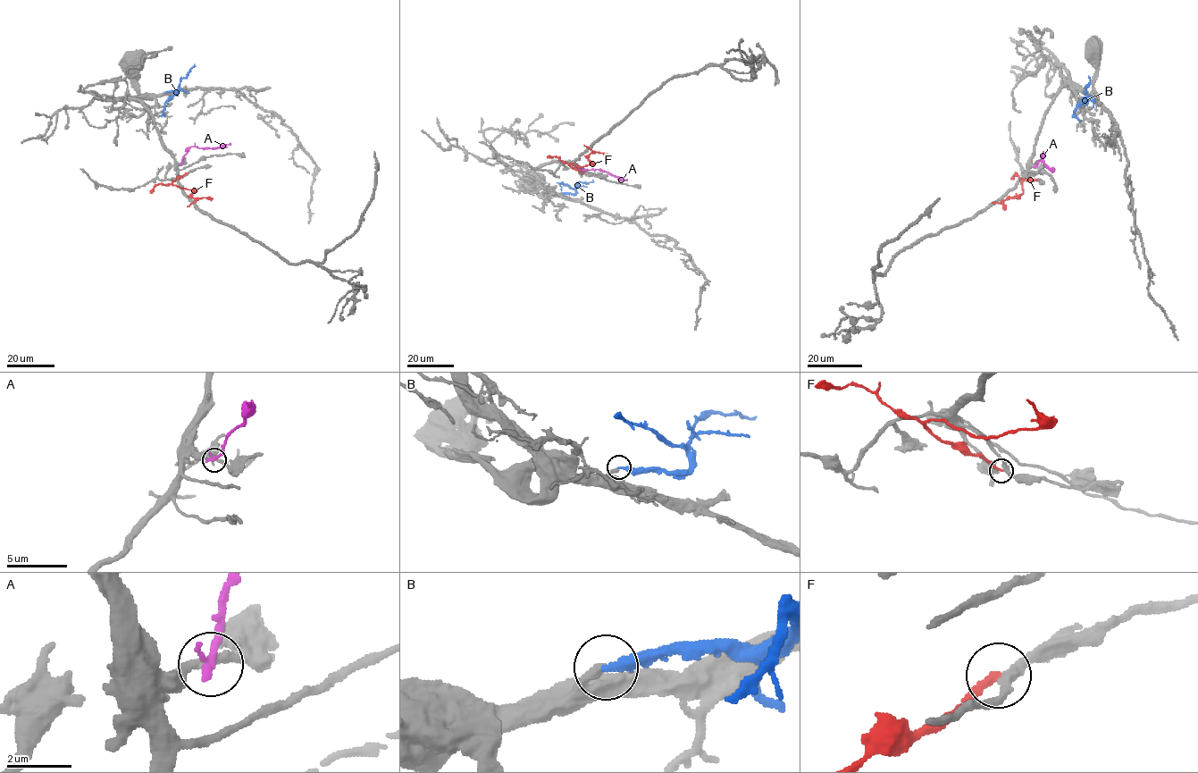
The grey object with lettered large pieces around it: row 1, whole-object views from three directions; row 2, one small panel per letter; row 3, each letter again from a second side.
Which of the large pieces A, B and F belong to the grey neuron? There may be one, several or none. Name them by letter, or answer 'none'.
B

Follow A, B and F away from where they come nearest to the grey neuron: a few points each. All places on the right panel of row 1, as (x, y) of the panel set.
A: (1035, 166), (1043, 154), (1043, 163), (1052, 170)
B: (1093, 97), (1093, 101), (1089, 99), (1076, 105), (1074, 114), (1080, 120)
F: (1036, 180), (1022, 182), (1020, 196), (1003, 200), (1005, 209)

